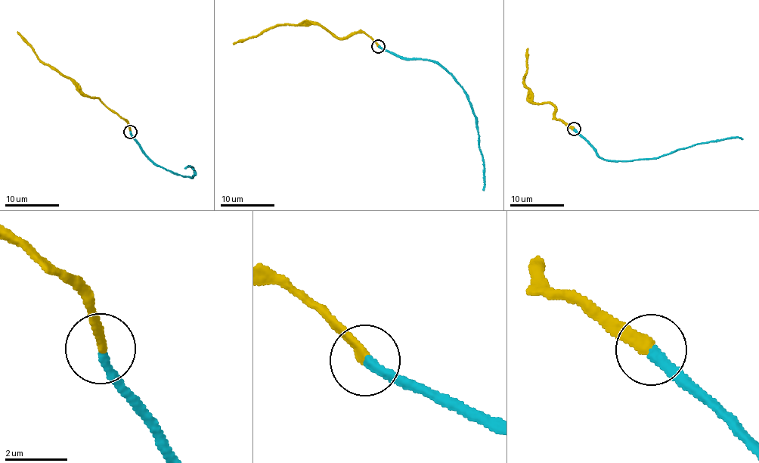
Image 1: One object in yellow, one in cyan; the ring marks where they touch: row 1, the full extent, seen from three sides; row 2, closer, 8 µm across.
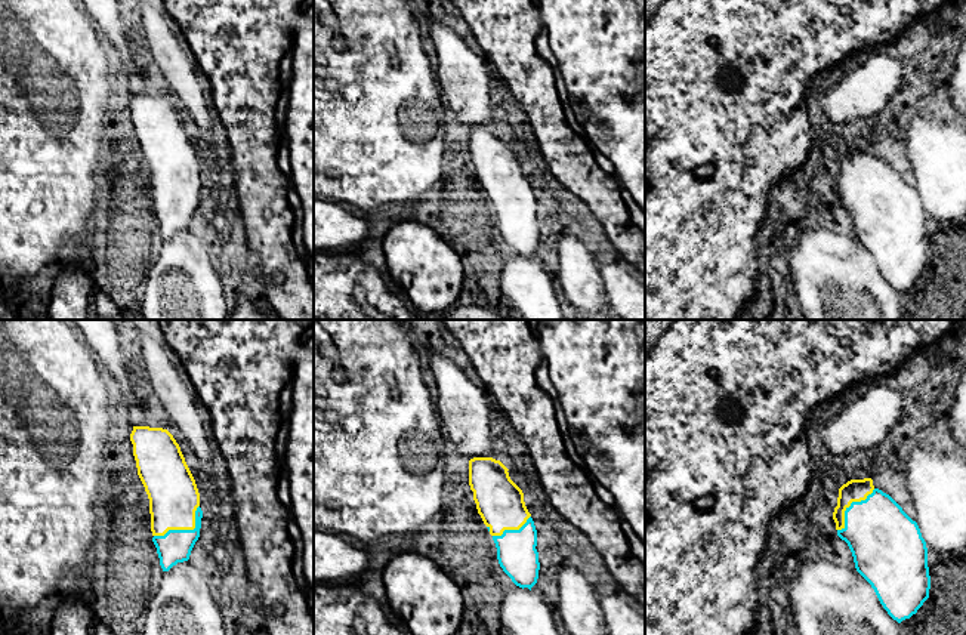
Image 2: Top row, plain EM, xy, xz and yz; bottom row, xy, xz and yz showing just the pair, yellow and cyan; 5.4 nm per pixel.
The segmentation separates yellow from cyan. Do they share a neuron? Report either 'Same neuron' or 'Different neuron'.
Same neuron

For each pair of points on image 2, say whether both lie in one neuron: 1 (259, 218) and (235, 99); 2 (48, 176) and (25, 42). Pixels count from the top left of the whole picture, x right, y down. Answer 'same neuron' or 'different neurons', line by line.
1: same neuron
2: same neuron

